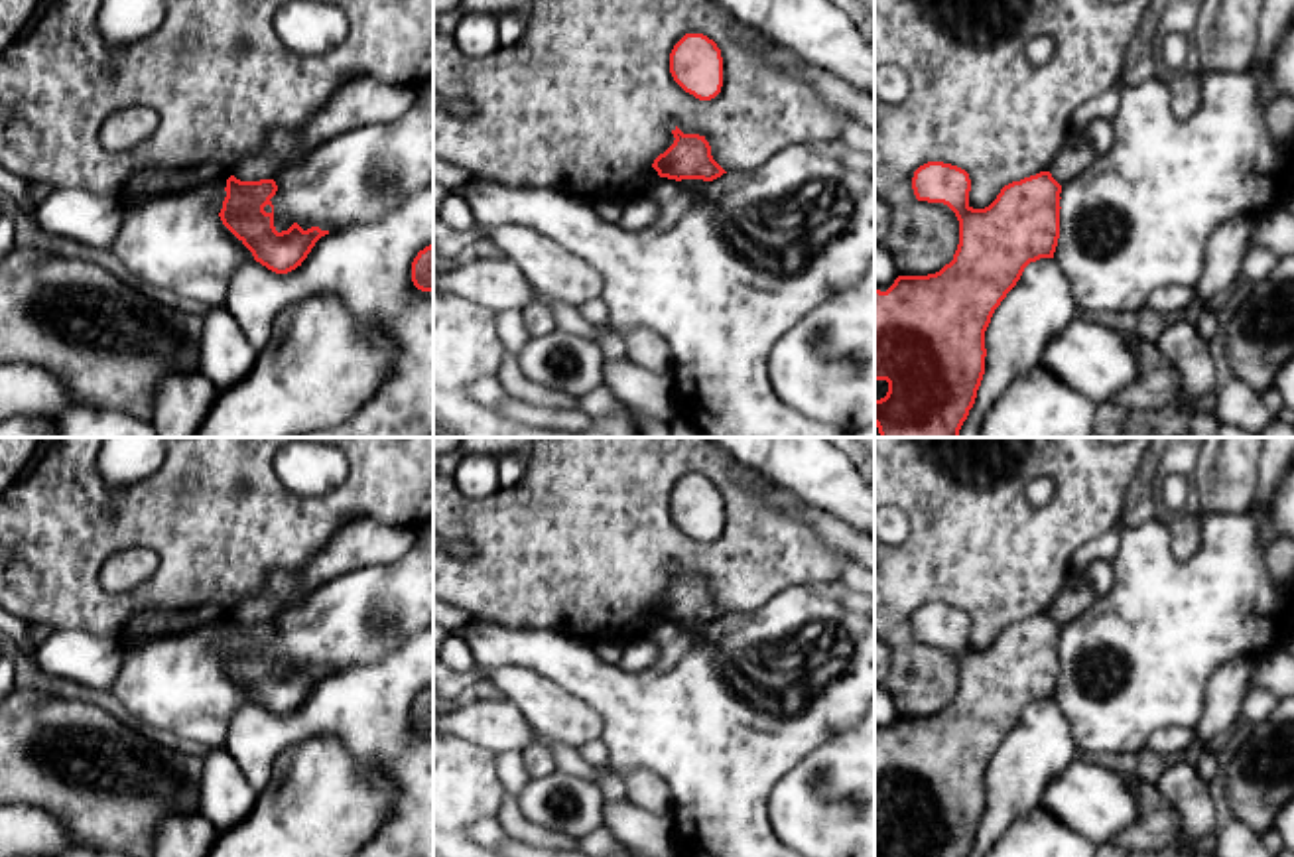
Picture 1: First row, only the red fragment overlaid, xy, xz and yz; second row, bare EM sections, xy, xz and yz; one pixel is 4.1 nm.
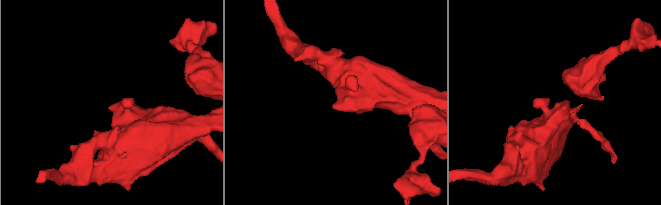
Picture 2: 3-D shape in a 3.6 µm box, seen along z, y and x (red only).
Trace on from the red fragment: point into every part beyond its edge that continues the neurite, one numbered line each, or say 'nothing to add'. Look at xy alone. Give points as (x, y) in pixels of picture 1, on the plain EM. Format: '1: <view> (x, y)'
nothing to add

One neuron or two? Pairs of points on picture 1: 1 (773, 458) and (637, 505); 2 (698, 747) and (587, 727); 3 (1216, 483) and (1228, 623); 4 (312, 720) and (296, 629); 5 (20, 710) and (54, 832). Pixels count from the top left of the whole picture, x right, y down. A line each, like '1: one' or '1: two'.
1: two
2: two
3: two
4: two
5: two

